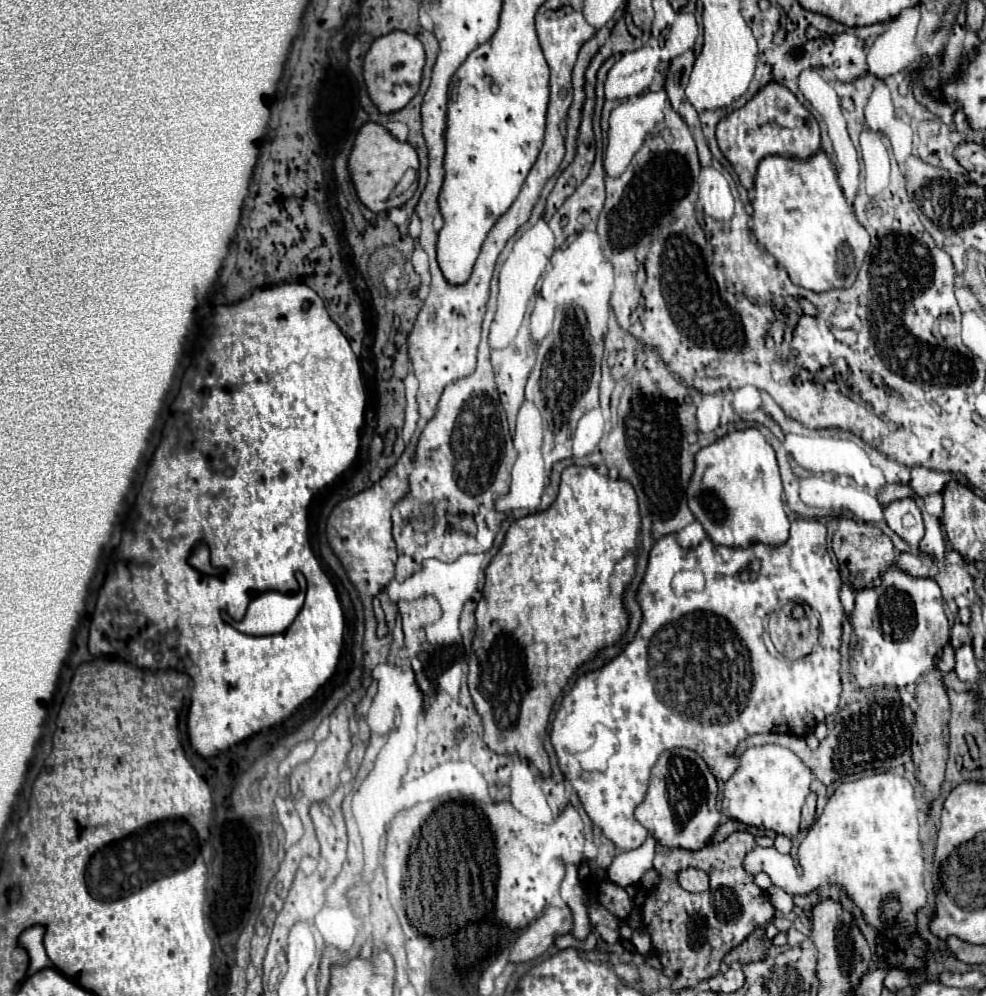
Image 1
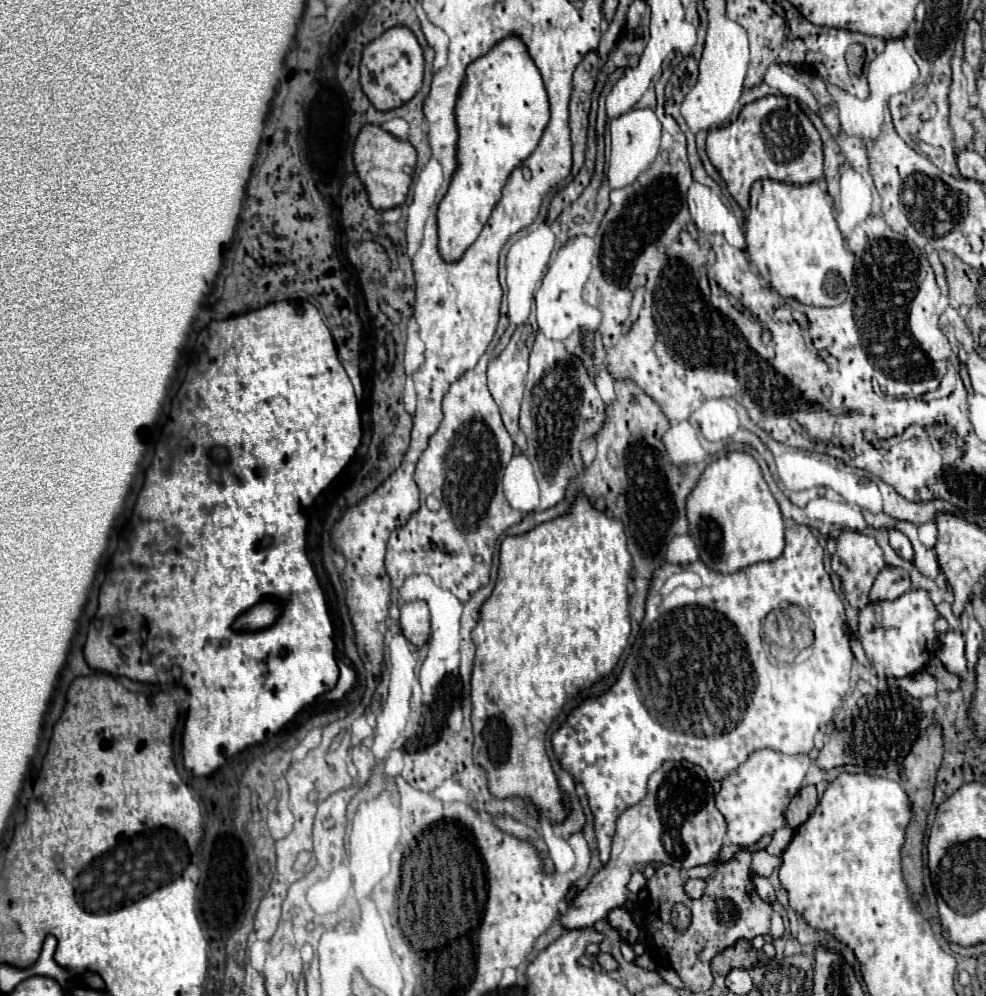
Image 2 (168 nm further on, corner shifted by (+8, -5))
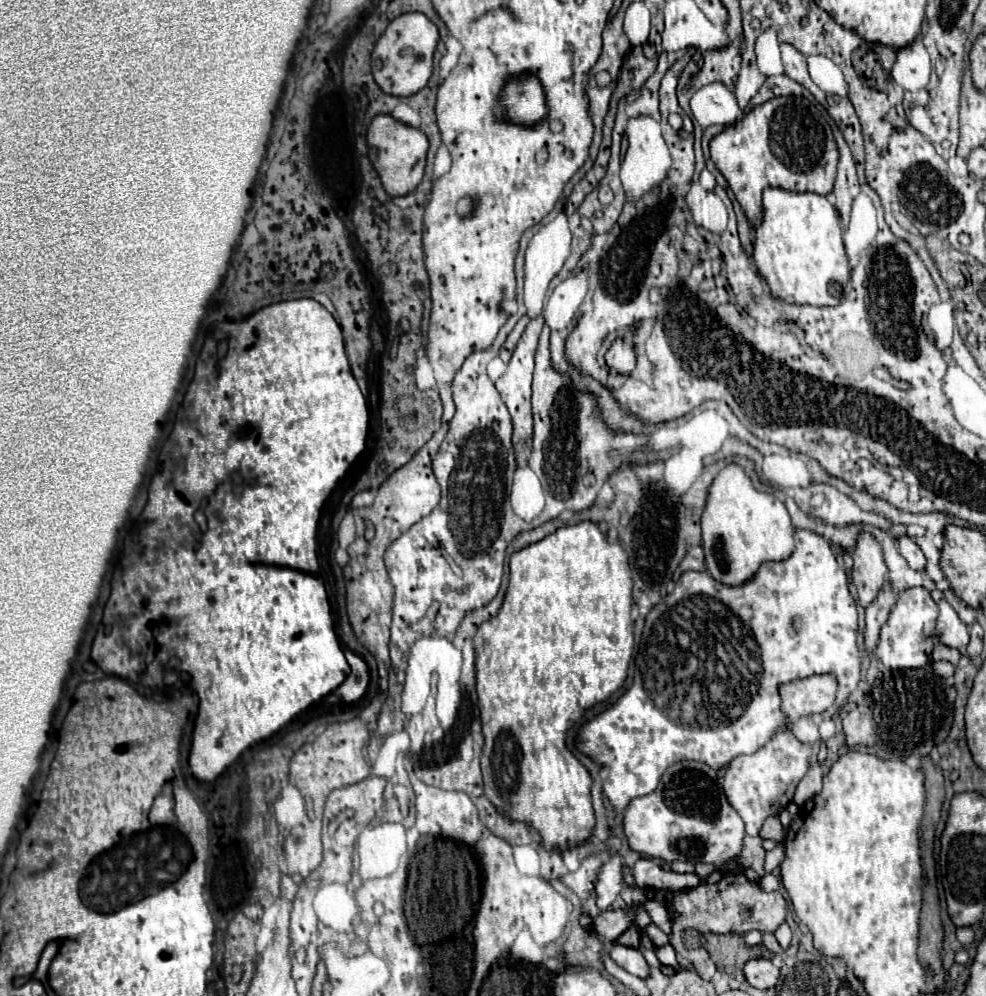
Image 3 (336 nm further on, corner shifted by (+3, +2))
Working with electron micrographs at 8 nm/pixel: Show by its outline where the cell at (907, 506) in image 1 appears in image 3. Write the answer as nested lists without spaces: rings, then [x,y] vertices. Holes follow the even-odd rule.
[[[901,536],[901,538],[899,538],[899,552],[901,552],[901,556],[911,564],[911,568],[915,568],[915,570],[925,568],[925,556],[923,556],[921,548],[915,544],[913,538]]]

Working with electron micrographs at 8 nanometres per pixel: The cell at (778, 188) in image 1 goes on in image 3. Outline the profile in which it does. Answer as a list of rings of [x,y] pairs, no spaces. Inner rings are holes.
[[[783,188],[763,190],[763,220],[755,228],[753,260],[771,294],[791,304],[837,306],[843,284],[851,280],[851,268],[843,246],[839,216],[821,194],[789,192]]]

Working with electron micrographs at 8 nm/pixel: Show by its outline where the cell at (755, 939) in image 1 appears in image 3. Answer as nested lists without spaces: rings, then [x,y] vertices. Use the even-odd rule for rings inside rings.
[[[741,934],[705,936],[705,948],[721,972],[743,980],[743,964],[751,958],[761,958],[763,946],[747,946]]]

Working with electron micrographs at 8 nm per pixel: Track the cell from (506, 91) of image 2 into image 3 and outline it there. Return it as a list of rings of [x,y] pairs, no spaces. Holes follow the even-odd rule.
[[[529,72],[507,78],[497,102],[501,108],[501,120],[527,128],[543,122],[549,114],[543,84],[535,74]]]

